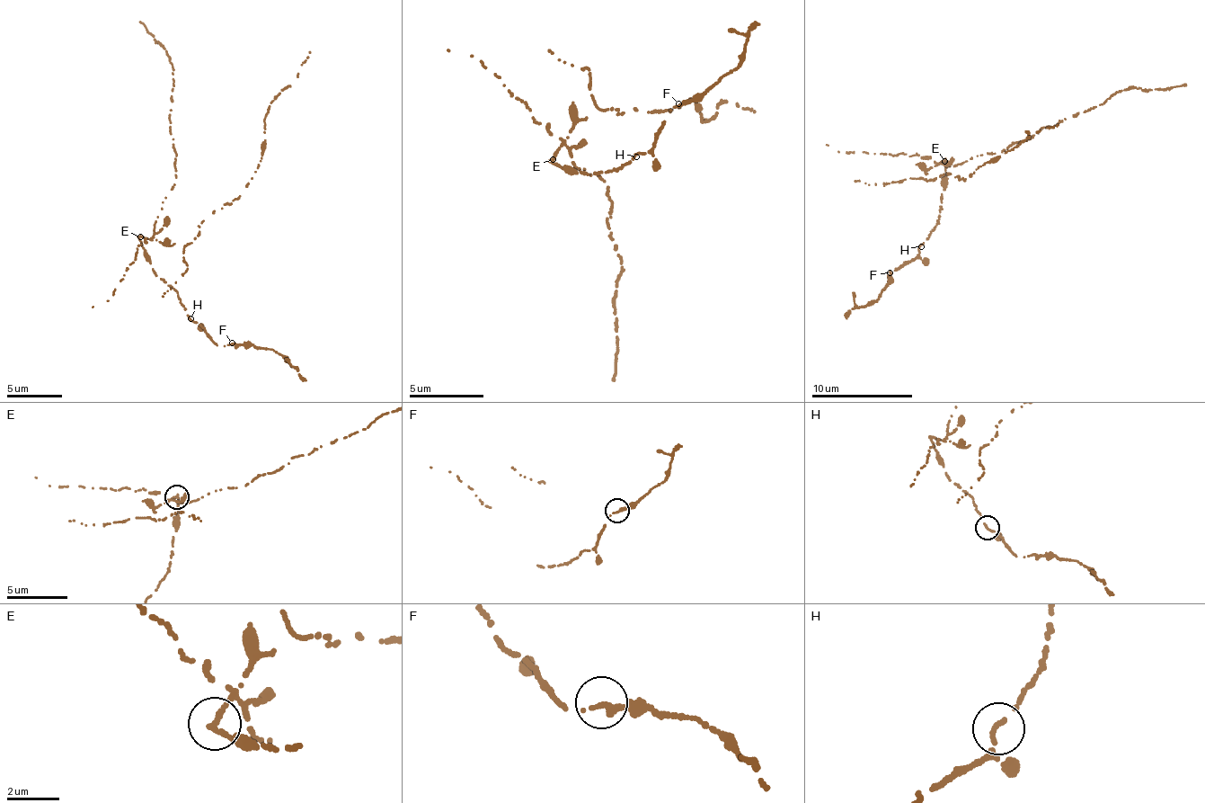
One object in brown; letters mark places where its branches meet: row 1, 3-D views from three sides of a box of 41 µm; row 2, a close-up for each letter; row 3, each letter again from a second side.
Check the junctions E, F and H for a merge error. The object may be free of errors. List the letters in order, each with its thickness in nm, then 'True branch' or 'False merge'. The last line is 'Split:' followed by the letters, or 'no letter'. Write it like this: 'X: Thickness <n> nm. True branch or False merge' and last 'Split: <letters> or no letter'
E: Thickness 200 nm. False merge
F: Thickness 220 nm. True branch
H: Thickness 170 nm. True branch
Split: E

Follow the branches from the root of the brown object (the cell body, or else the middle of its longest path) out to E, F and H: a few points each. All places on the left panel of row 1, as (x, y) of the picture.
E: (153, 236), (150, 239), (139, 236)
F: (153, 236), (138, 237), (152, 272), (177, 294), (187, 316), (217, 345), (232, 343)
H: (153, 236), (150, 239), (138, 237), (145, 257), (151, 263), (152, 272), (177, 294), (190, 318)

